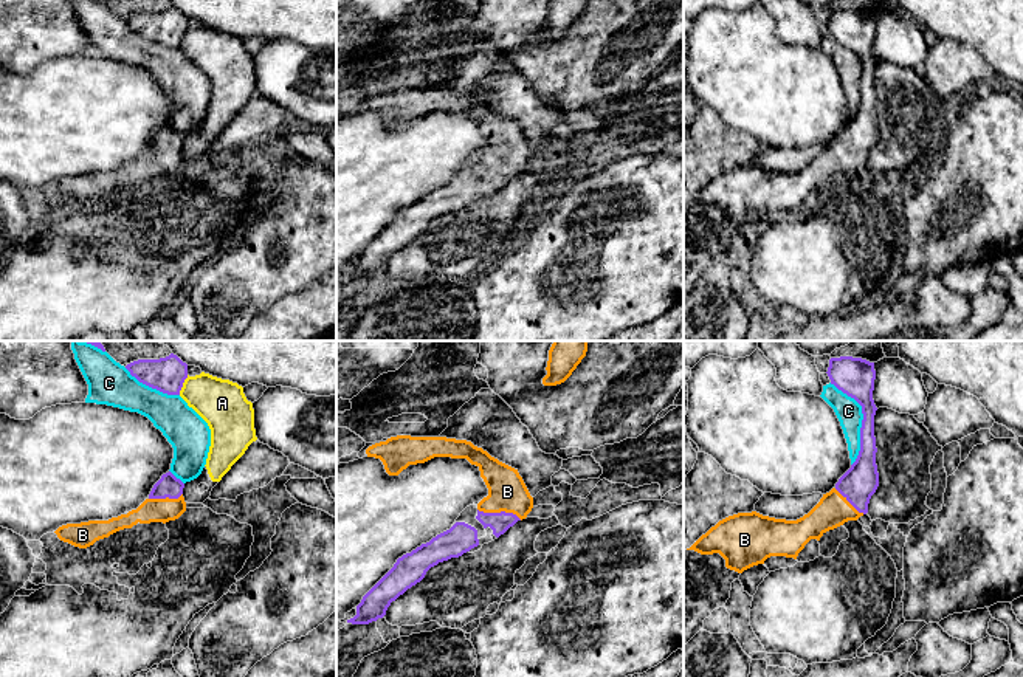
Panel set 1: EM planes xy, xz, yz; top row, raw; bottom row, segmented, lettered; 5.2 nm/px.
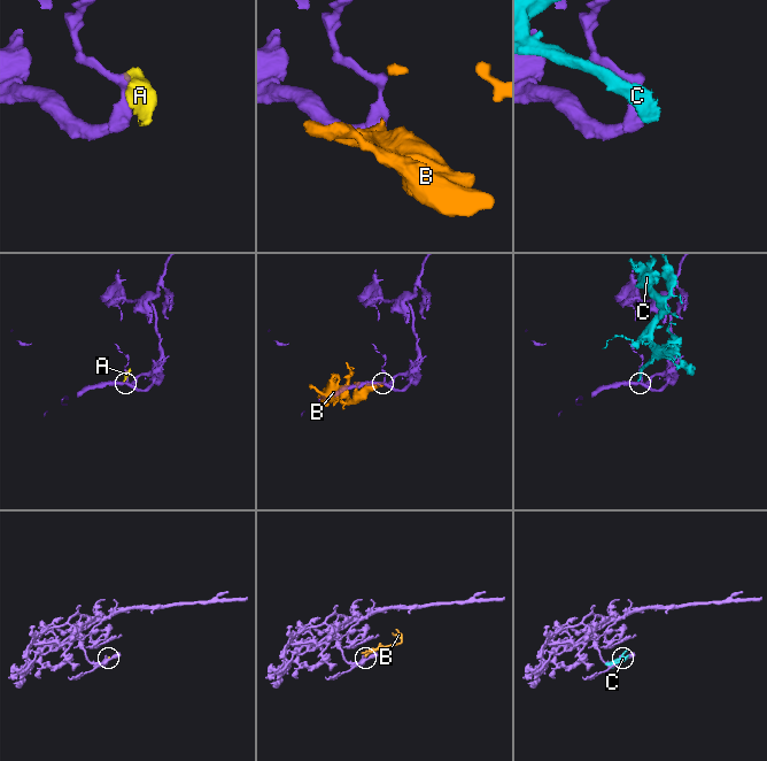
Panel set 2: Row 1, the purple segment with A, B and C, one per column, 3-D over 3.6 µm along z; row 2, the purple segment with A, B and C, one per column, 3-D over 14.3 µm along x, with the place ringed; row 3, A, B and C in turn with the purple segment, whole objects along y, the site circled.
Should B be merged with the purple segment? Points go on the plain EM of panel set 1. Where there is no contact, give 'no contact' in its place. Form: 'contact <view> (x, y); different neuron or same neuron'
contact xz (501, 164); same neuron

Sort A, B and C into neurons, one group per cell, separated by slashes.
A / B / C

